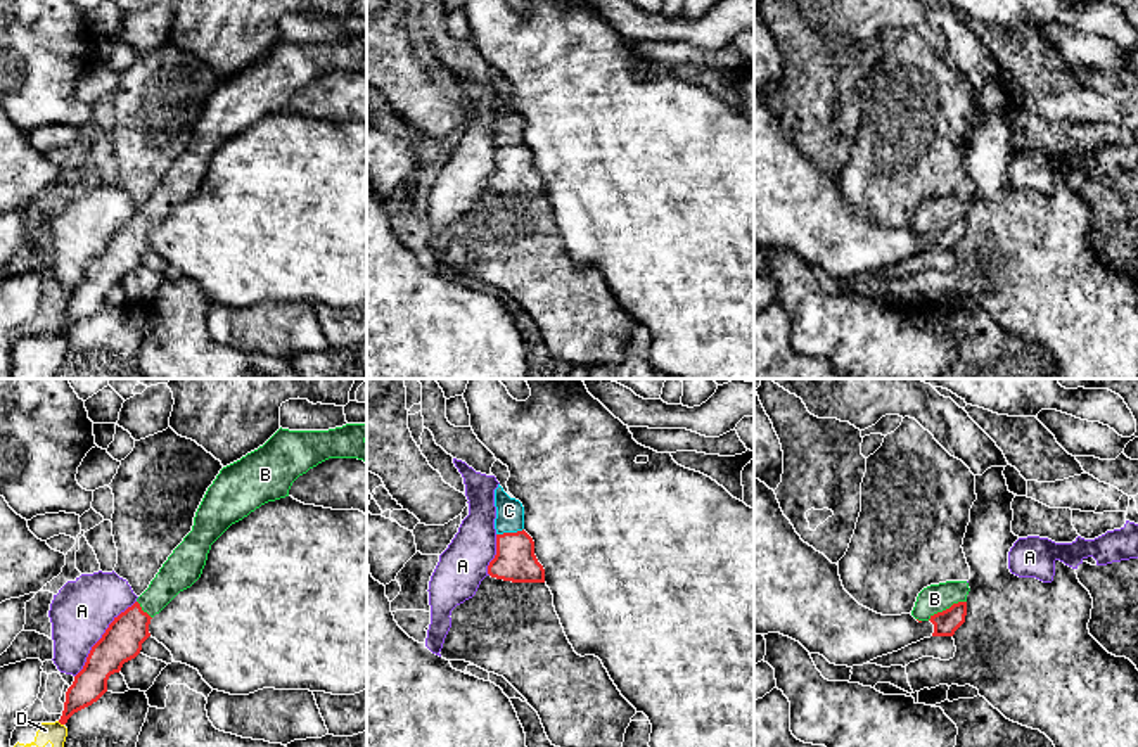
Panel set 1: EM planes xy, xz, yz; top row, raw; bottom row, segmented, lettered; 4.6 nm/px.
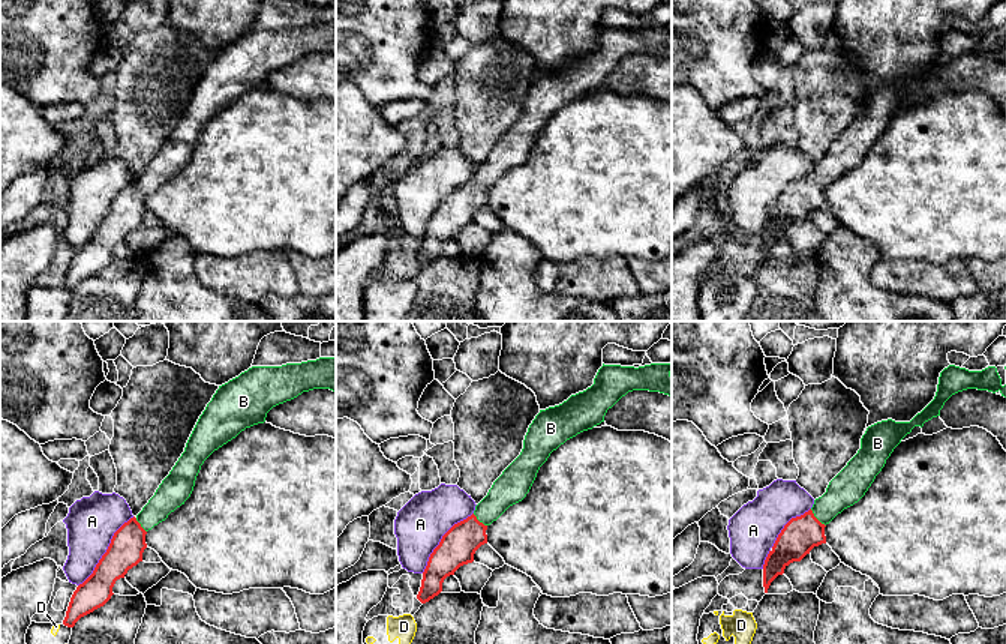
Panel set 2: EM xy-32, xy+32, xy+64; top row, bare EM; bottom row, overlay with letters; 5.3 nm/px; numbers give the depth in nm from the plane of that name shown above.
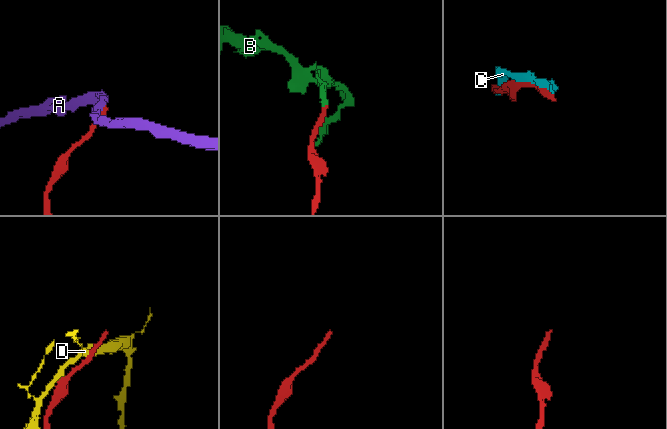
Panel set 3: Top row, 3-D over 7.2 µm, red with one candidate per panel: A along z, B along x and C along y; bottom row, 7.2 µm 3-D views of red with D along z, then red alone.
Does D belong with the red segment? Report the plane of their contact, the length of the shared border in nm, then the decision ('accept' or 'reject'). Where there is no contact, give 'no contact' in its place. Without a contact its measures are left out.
xy | 40 nm | reject

